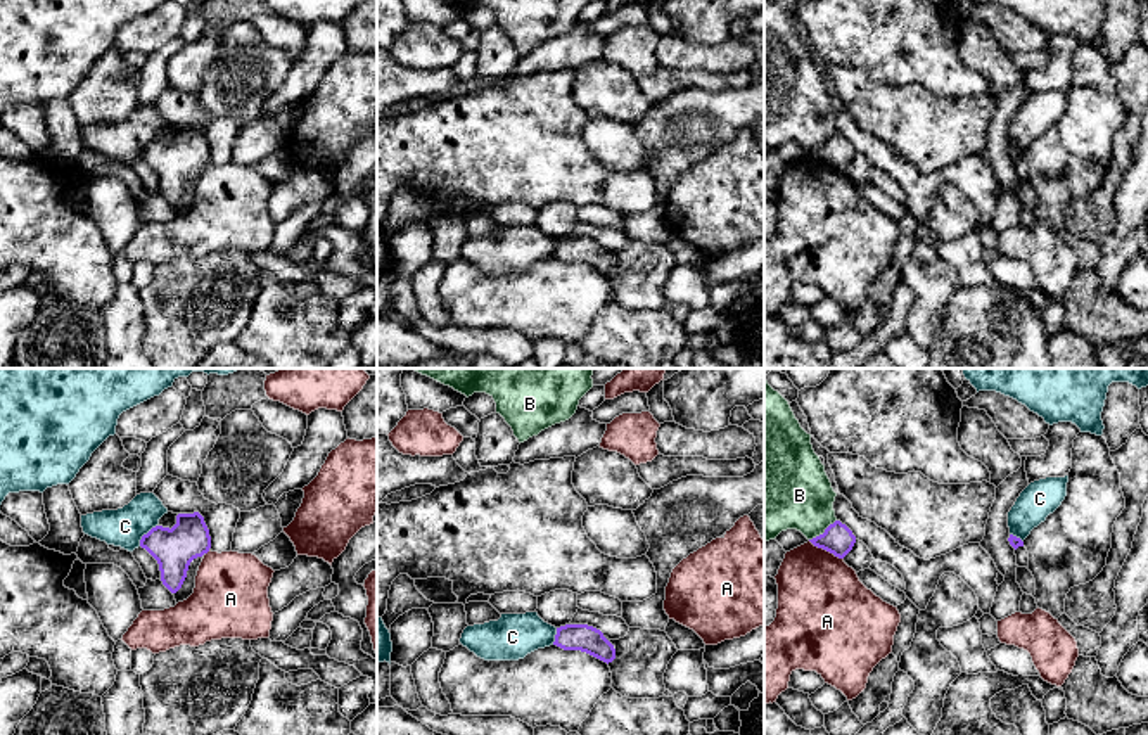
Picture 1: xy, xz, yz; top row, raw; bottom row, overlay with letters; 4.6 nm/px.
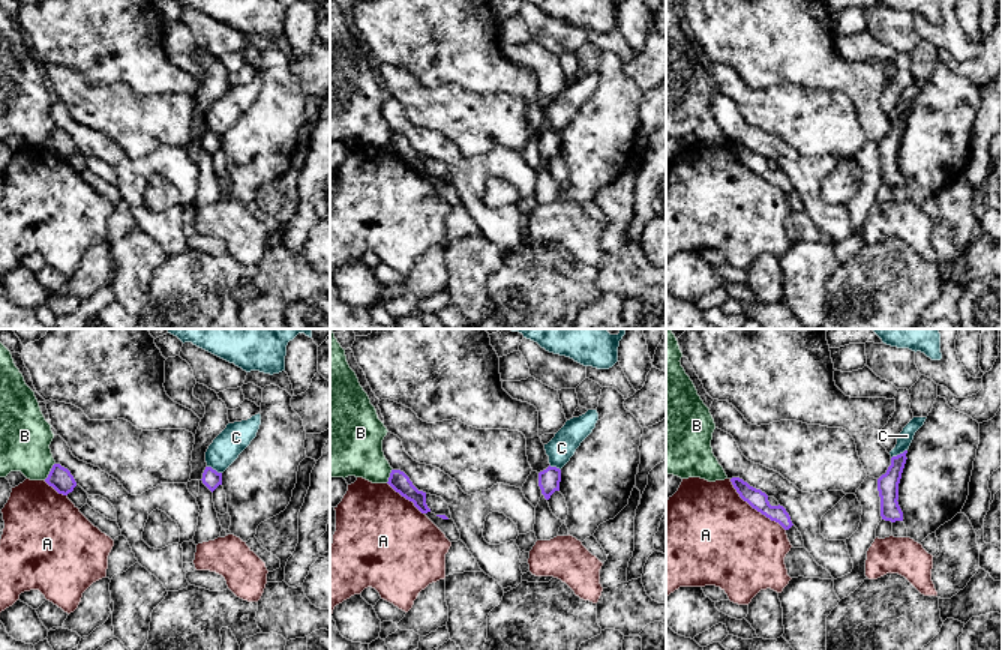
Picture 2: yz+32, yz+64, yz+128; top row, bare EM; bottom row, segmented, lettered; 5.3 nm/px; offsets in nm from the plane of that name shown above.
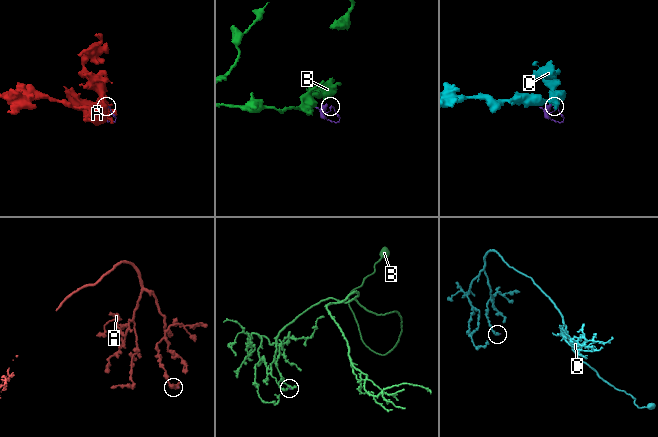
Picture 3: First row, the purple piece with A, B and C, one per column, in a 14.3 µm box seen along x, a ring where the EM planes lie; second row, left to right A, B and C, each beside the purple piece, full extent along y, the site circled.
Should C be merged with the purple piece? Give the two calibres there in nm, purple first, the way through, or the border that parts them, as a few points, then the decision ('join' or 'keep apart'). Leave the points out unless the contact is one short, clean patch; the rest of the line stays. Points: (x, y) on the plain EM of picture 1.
190/180 nm | along xy (156, 137), (142, 149), (139, 158) | keep apart

